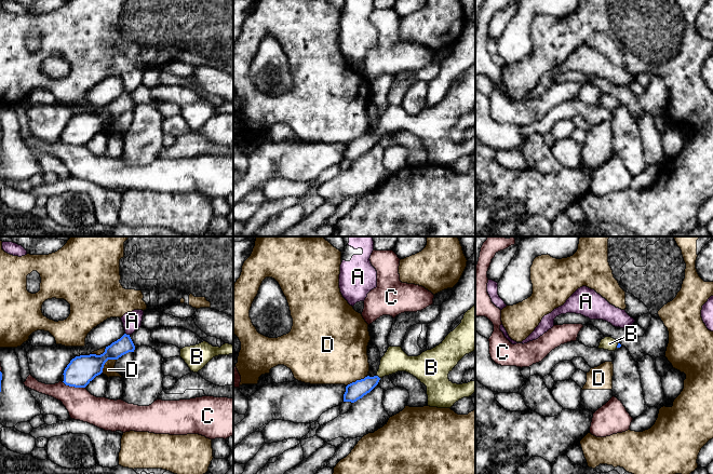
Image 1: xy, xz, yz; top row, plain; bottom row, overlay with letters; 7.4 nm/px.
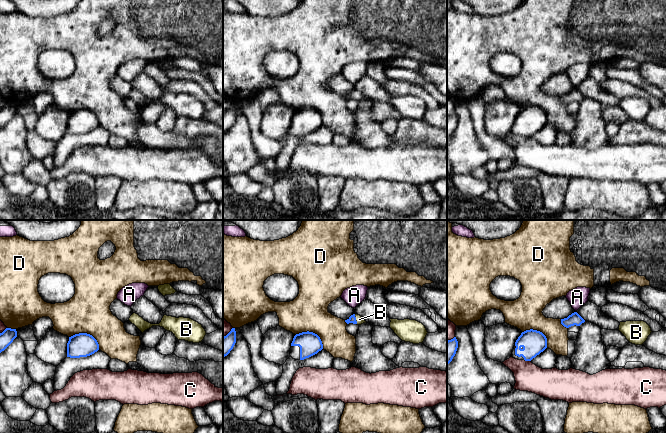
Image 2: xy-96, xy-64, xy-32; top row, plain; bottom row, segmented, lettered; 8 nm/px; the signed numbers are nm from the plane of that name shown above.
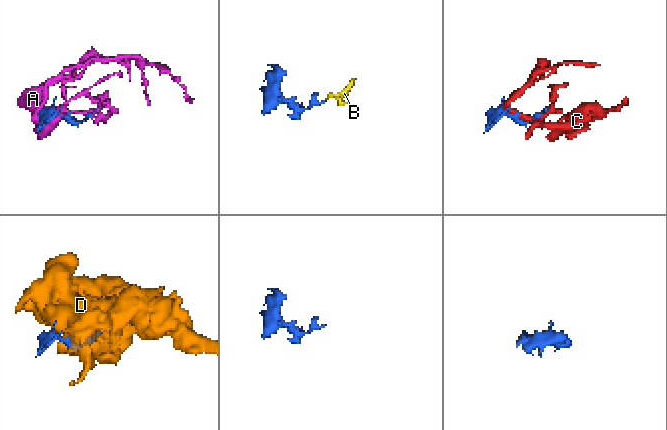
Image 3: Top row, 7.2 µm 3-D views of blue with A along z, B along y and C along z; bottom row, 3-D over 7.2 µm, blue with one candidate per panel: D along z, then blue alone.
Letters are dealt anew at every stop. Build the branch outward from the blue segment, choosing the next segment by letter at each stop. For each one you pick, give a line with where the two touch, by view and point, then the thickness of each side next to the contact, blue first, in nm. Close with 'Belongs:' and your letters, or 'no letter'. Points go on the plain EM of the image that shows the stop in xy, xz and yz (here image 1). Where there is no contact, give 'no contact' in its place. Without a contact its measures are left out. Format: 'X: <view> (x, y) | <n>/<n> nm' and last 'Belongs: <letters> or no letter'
B: xz (378, 135) | 140/180 nm
Belongs: B

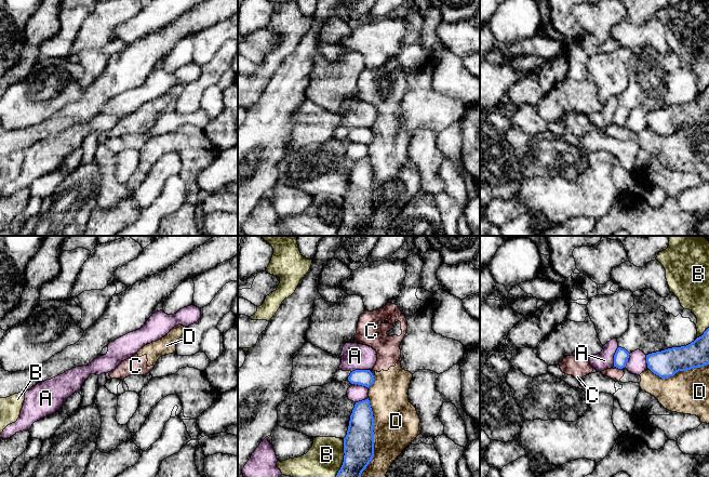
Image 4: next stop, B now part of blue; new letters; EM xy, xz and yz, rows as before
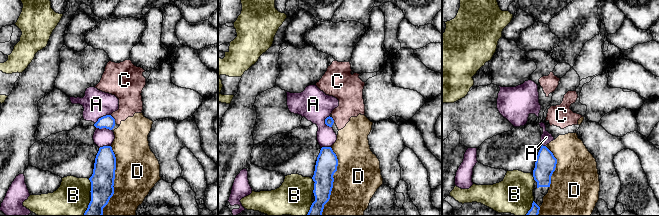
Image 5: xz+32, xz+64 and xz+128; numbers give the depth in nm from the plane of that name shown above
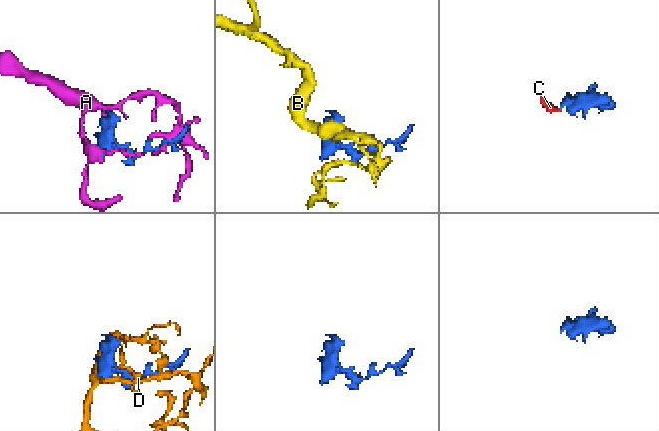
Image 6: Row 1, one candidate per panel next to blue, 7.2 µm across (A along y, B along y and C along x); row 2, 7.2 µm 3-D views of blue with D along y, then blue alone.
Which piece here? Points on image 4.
Belongs: no letter

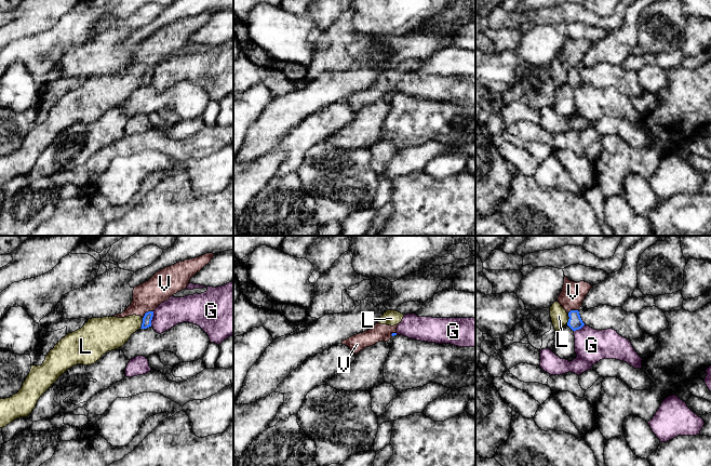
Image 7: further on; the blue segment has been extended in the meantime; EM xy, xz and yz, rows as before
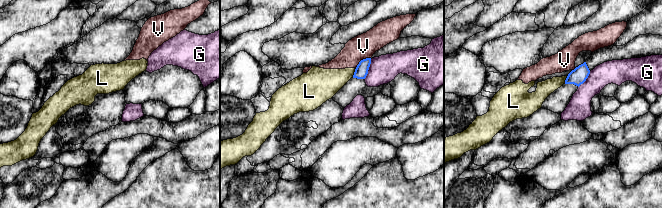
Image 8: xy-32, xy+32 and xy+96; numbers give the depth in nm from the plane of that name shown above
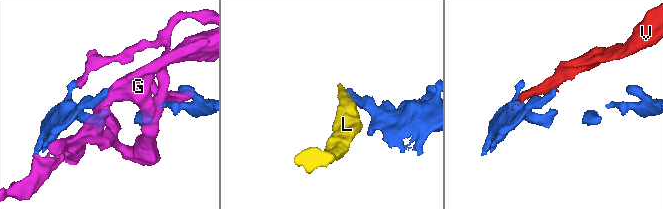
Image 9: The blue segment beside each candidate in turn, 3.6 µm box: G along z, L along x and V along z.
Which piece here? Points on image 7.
Belongs: no letter

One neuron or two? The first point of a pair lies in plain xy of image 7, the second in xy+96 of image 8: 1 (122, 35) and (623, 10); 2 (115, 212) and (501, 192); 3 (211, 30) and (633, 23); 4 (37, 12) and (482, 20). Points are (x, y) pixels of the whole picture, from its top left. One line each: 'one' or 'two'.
1: two
2: one
3: one
4: one

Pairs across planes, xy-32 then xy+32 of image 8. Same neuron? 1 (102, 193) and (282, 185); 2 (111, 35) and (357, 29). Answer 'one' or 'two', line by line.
1: one
2: two

